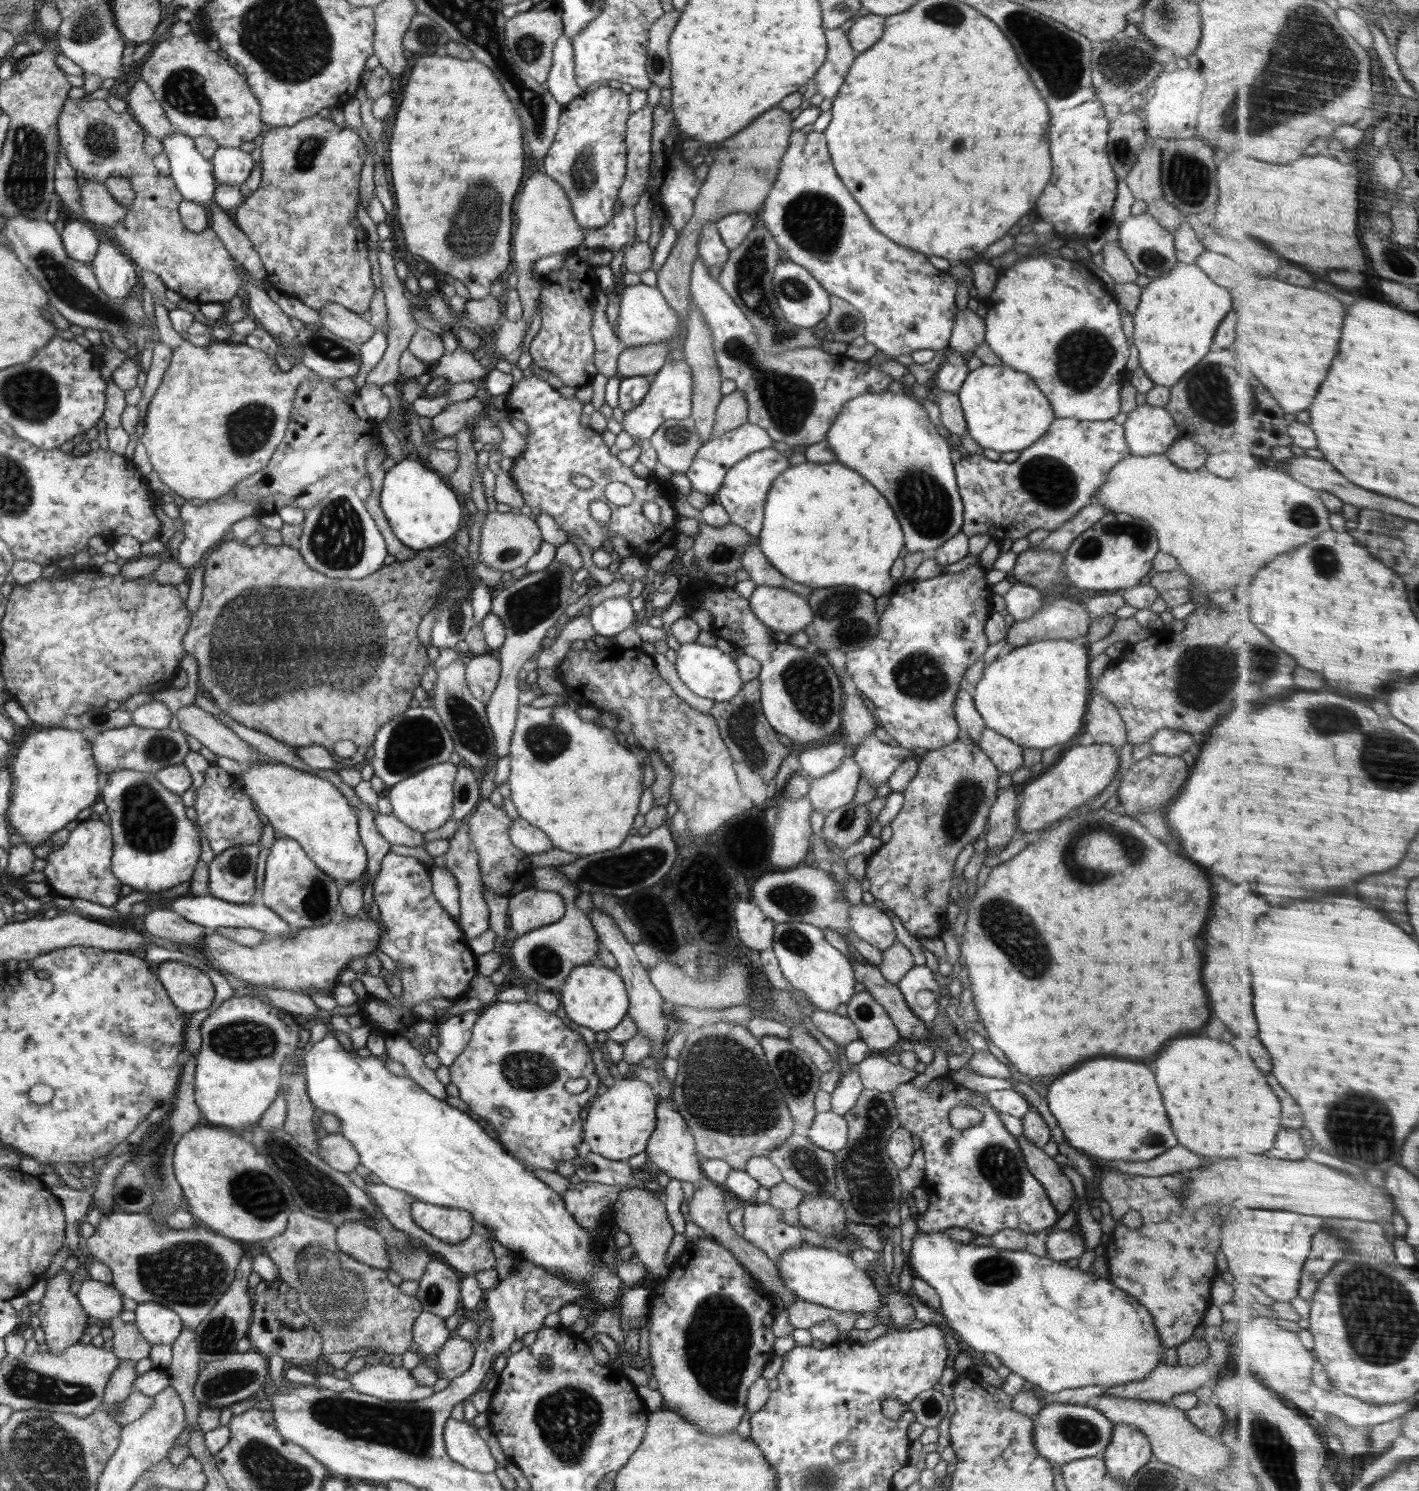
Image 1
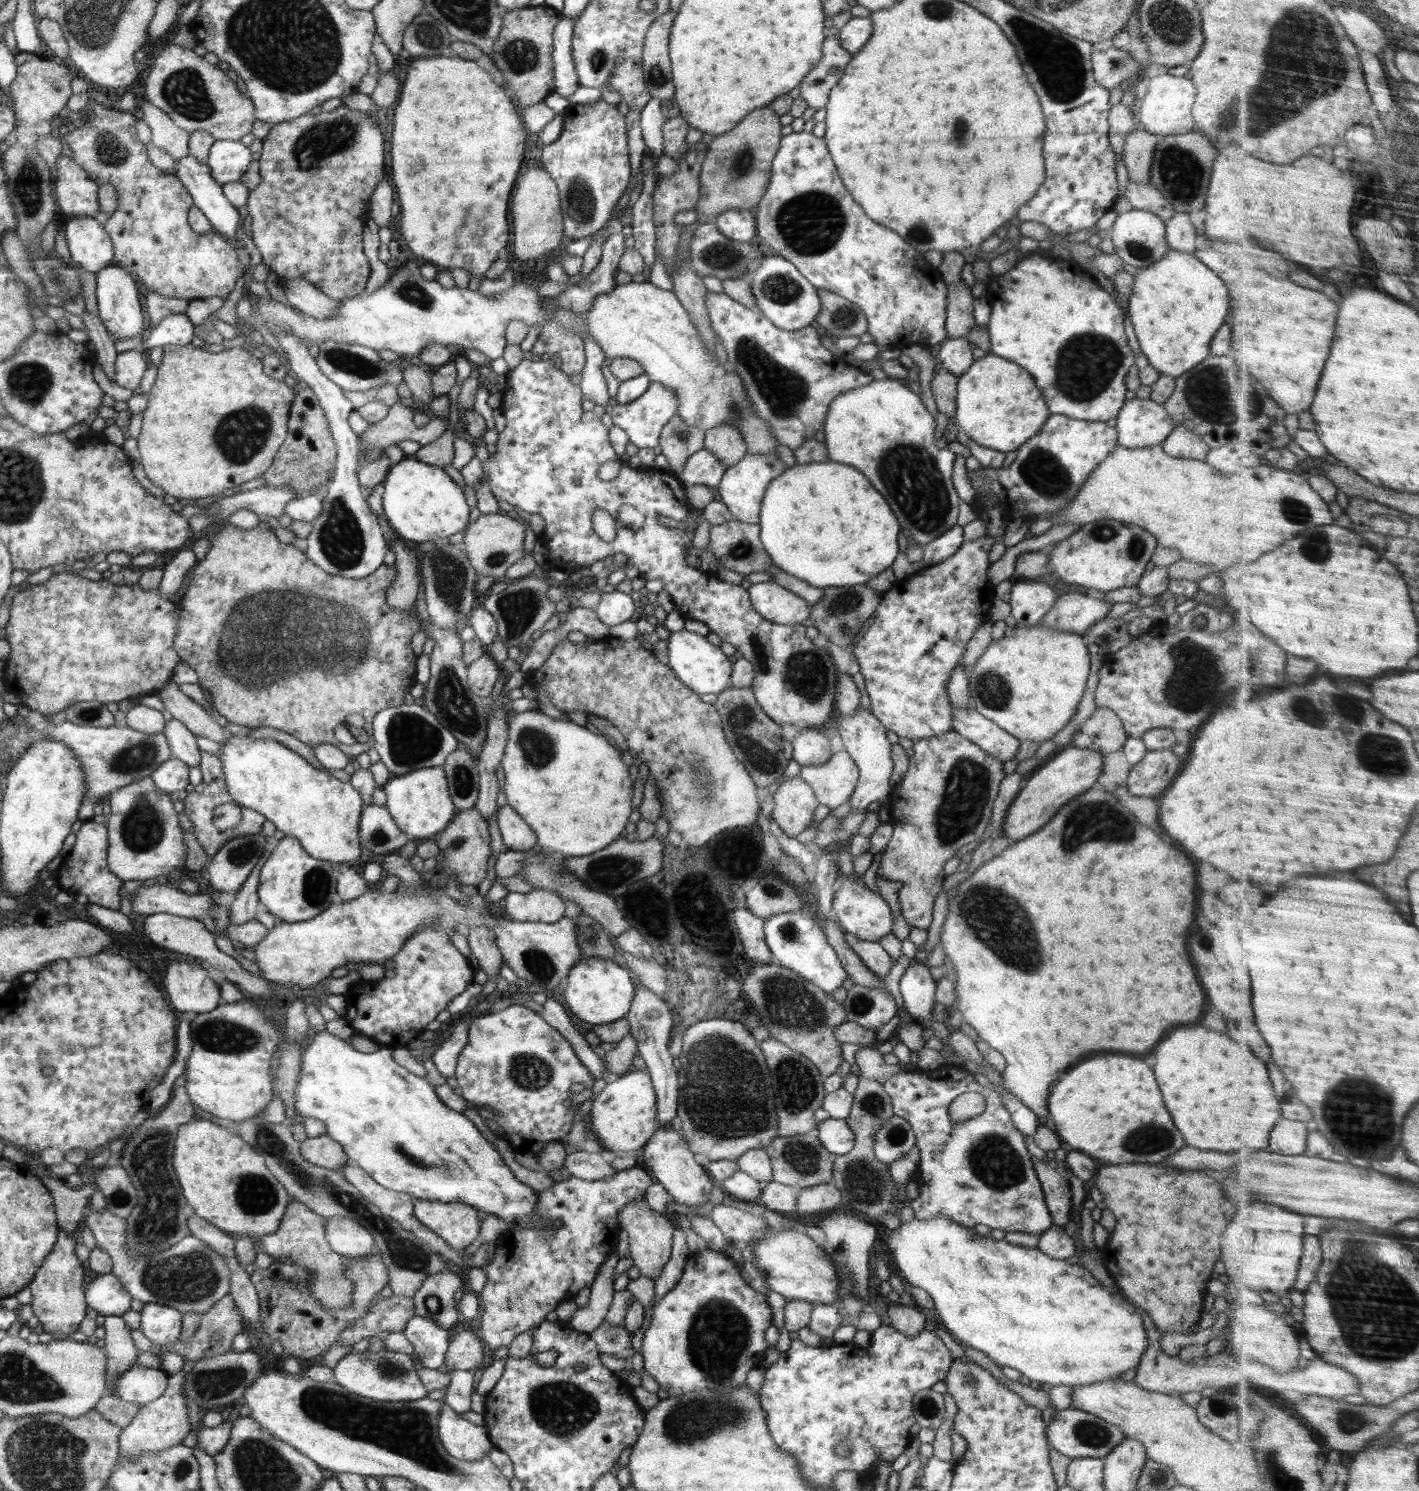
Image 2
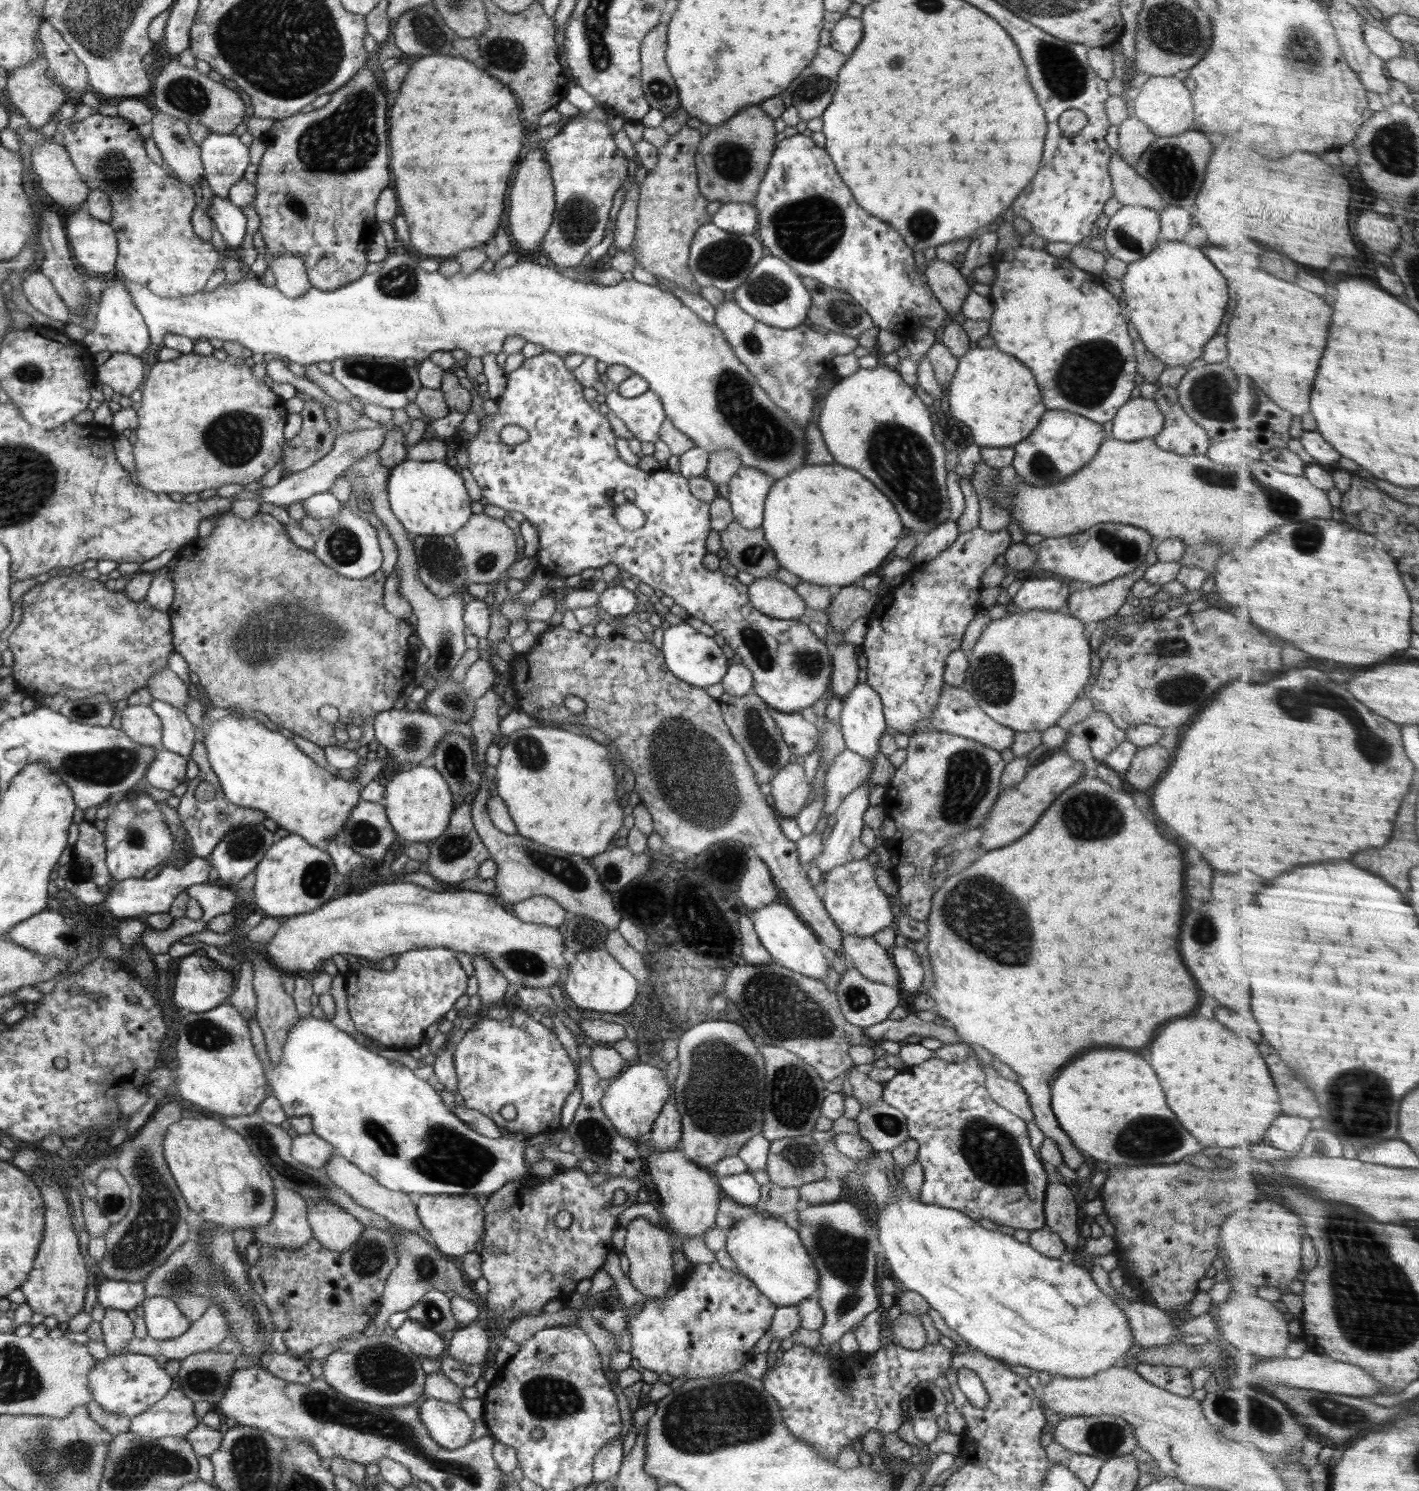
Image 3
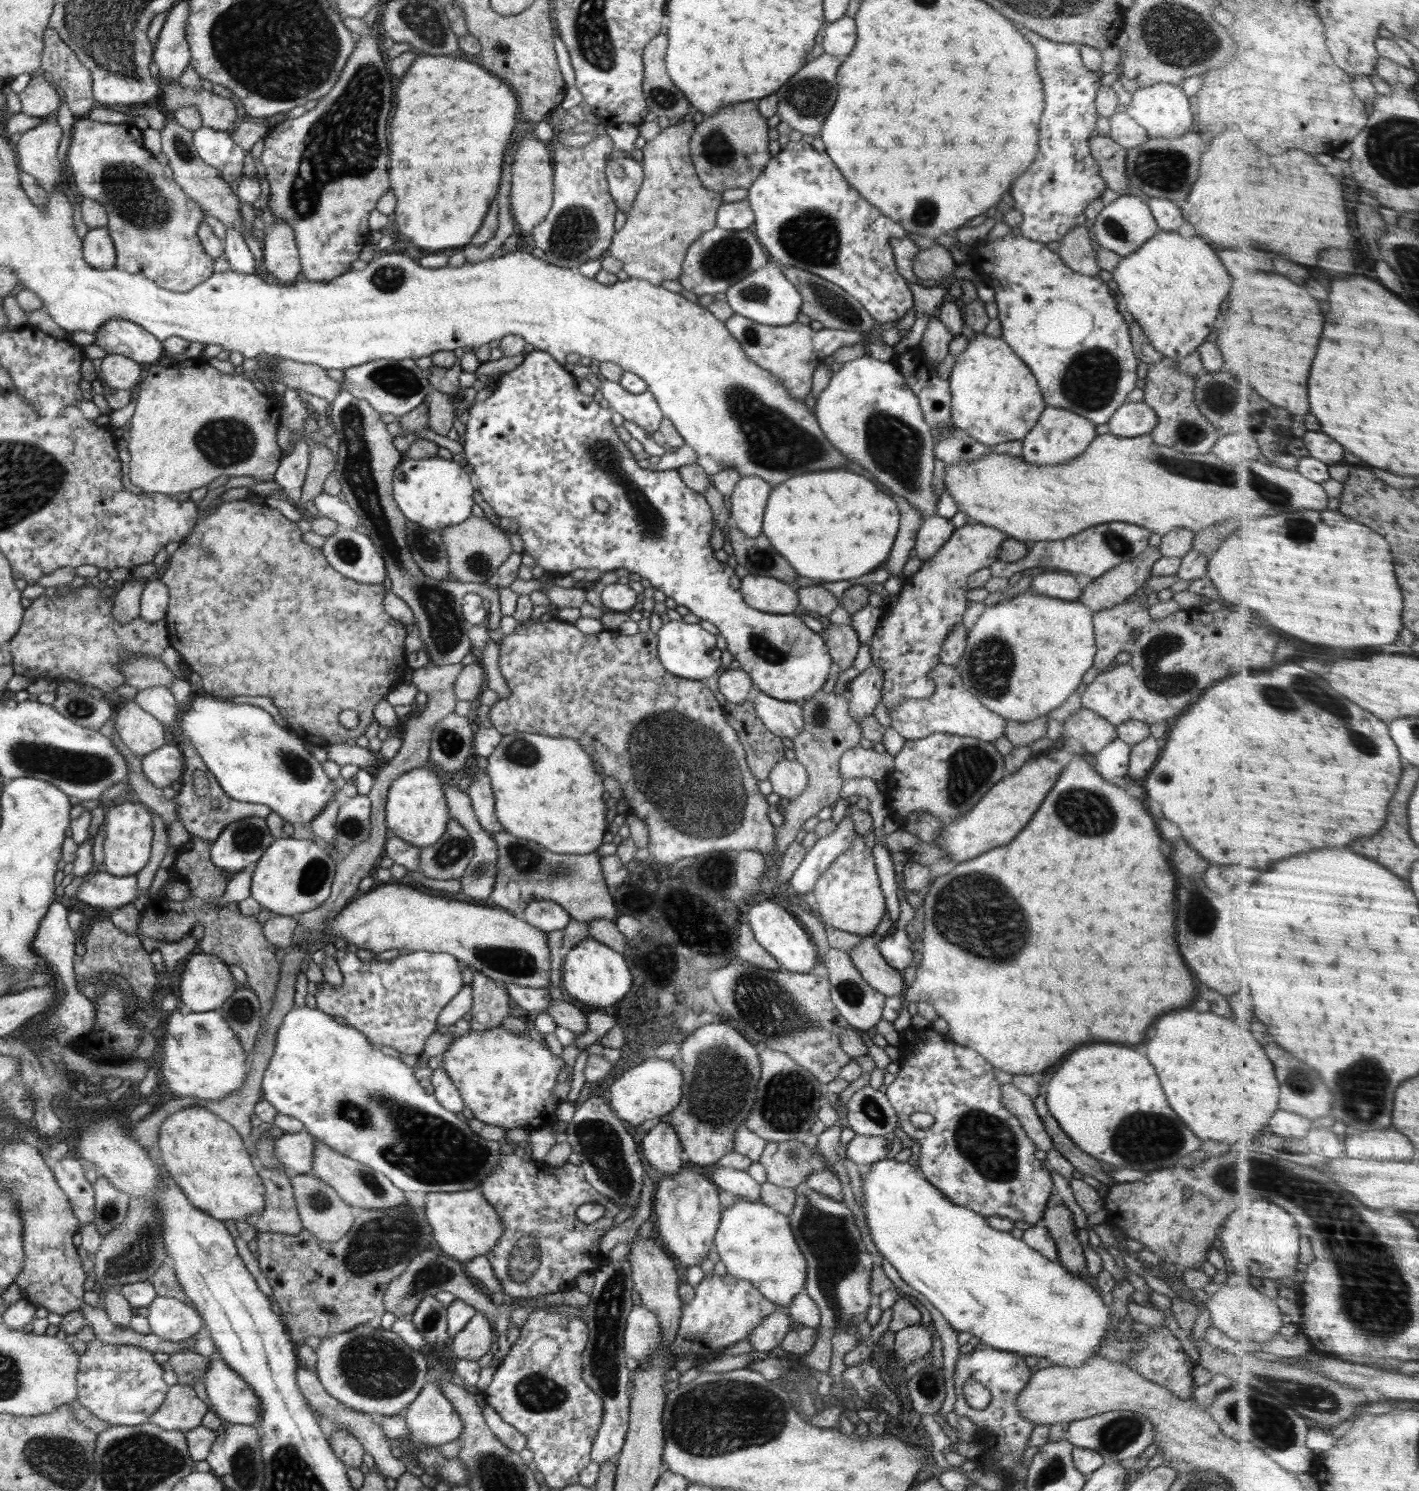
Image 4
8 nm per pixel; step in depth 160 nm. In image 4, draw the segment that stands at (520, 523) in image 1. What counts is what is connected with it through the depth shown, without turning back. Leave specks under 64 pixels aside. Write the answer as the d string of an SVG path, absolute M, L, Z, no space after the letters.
M470 516L464 523L441 528L448 560L448 574L459 582L484 583L494 575L496 569L513 553L504 526L494 526L487 519Z

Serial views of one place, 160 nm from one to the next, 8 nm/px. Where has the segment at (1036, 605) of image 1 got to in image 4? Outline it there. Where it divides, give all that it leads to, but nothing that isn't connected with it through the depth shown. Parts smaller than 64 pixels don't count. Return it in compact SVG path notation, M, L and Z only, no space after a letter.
M1066 572L1040 574L1034 578L1029 590L1042 596L1074 601L1083 591L1082 586L1076 582L1075 577Z

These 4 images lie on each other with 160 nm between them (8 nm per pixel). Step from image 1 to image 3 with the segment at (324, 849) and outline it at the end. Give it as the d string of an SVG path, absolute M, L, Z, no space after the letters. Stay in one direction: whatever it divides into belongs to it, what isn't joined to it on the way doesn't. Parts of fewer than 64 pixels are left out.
M235 712L206 724L205 737L202 741L225 797L232 804L245 807L247 810L264 811L267 818L272 818L276 822L278 828L296 833L312 846L316 846L320 840L328 842L337 834L339 836L352 809L361 799L363 788L371 780L378 778L385 764L382 765L378 757L375 760L365 761L360 766L358 780L349 781L324 770L298 749L292 739L284 737L277 729L265 725L258 723L256 715L250 712Z

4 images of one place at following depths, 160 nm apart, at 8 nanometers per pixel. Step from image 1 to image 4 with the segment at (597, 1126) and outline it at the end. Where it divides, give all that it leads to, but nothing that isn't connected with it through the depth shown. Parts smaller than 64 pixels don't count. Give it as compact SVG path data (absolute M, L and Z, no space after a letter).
M650 1055L641 1064L626 1070L618 1080L610 1086L610 1104L612 1110L628 1127L644 1125L648 1127L660 1120L665 1114L672 1112L681 1102L682 1070L670 1061Z

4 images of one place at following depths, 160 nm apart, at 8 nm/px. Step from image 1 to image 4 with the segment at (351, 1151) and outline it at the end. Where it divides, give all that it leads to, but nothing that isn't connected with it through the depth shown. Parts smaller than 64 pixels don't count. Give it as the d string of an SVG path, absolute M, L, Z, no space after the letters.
M306 1130L296 1134L282 1135L275 1139L275 1153L282 1165L295 1174L308 1174L318 1177L313 1172L315 1138Z

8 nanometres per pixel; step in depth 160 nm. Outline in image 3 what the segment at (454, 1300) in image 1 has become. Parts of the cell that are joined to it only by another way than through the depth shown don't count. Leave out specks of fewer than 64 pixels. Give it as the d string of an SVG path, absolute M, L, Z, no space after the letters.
M429 1290L411 1309L406 1311L409 1318L419 1322L424 1328L439 1335L457 1326L451 1309L451 1300L445 1292Z

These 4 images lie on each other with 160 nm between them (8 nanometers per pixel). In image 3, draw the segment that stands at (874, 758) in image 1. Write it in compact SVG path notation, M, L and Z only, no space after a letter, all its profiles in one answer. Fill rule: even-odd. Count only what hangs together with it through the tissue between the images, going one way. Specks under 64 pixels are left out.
M859 681L850 694L842 698L842 712L840 713L841 731L845 740L845 748L856 754L861 754L866 760L874 762L878 754L879 740L885 732L887 724L883 716L883 704L880 695L867 683ZM869 777L855 791L844 797L834 813L837 820L836 824L834 824L833 830L829 832L827 839L823 841L822 852L816 857L816 864L822 873L832 870L835 866L852 863L854 860L867 857L872 851L872 848L860 841L860 833L862 828L865 827L863 816L868 808L868 797L870 796L870 790L872 790L872 787L867 785Z

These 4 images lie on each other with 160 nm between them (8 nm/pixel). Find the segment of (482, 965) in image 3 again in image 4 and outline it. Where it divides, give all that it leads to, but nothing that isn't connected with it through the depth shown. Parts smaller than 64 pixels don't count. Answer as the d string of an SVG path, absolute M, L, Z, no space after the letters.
M476 971L473 974L470 988L473 996L470 1011L472 1018L469 1021L470 1030L483 1031L502 1026L502 1020L511 1011L510 996L505 987Z

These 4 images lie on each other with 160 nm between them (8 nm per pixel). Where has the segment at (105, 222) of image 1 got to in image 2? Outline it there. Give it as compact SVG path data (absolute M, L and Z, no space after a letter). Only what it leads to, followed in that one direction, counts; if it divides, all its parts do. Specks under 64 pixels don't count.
M64 152L58 157L54 176L53 192L59 212L75 217L92 216L100 212L99 186L88 178L87 172Z

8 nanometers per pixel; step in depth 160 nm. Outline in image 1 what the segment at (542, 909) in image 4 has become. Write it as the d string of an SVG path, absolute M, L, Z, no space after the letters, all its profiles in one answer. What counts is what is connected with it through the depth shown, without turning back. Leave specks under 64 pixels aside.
M532 886L509 897L510 926L518 937L557 922L564 913L565 902L557 892Z

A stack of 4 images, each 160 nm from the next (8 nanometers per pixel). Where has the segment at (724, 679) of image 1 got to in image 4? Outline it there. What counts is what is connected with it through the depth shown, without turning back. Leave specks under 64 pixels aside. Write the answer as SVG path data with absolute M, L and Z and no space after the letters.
M682 620L663 623L657 632L657 639L658 658L663 667L673 675L704 682L710 676L719 675L722 651L716 647L716 636L698 626L698 623L686 623Z

